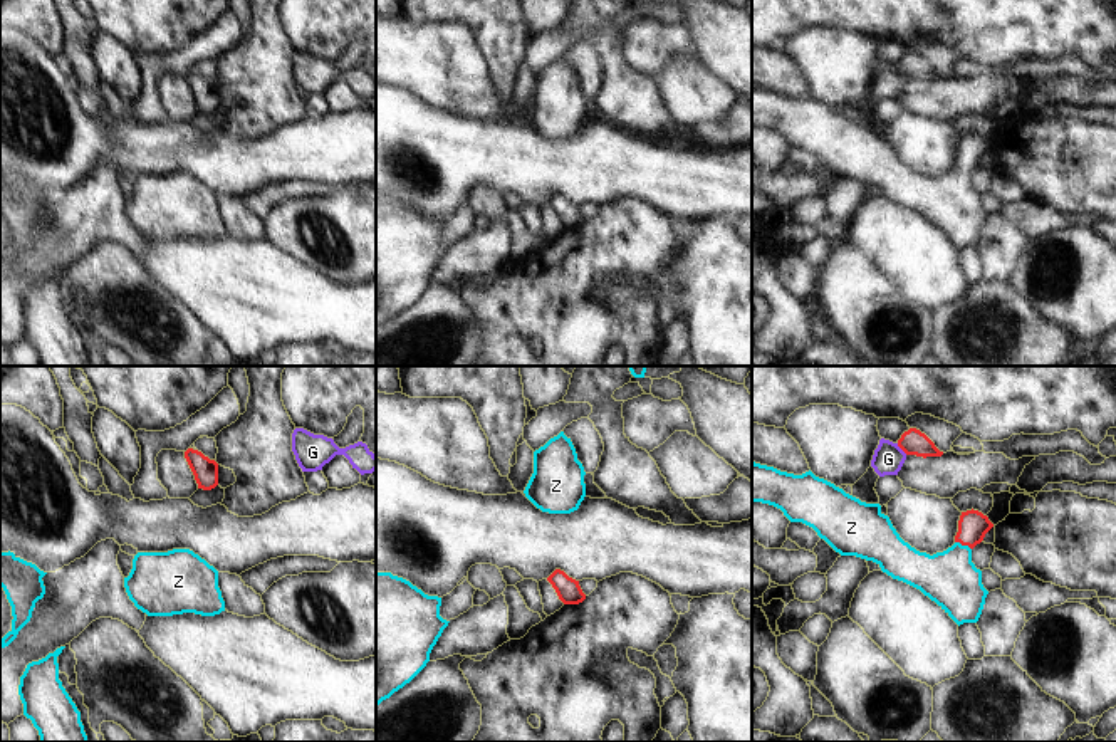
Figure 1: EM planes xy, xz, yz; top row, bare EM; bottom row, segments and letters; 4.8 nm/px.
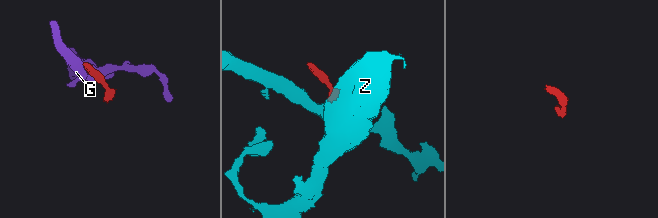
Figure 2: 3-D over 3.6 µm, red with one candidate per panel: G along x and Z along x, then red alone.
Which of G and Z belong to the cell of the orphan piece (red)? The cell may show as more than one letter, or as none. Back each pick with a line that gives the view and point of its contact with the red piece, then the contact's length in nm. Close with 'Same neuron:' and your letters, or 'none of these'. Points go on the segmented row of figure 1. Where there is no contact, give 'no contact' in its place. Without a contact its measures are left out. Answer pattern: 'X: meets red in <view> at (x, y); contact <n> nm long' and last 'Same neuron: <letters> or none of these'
Z: meets red in yz at (964, 544); contact 90 nm long
Same neuron: Z

